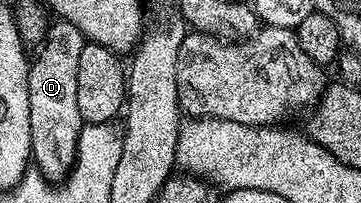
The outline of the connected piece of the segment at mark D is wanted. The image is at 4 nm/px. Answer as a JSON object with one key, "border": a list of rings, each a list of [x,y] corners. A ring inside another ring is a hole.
{"border":[[[56,19],[48,27],[43,43],[38,45],[39,53],[33,56],[27,70],[31,159],[40,174],[52,182],[62,181],[71,172],[84,126],[81,110],[77,110],[77,65],[84,43],[77,26]]]}

